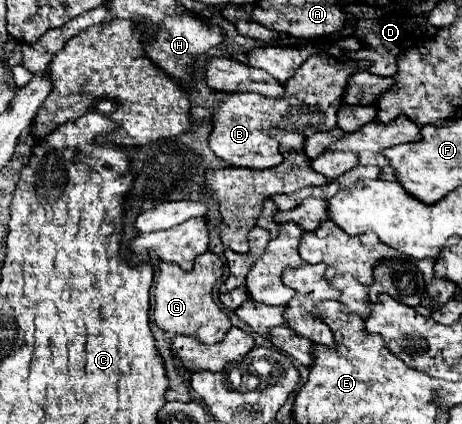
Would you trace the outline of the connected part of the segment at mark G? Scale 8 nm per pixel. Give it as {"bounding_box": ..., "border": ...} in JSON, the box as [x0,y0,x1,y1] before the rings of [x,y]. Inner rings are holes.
{"bounding_box":[155,250,231,344],"border":[[[211,250],[197,256],[191,272],[181,270],[177,264],[161,262],[159,278],[155,284],[155,322],[165,332],[199,336],[199,340],[205,344],[221,342],[225,334],[231,330],[229,316],[213,298],[213,288],[221,278],[223,278],[223,262]]]}

